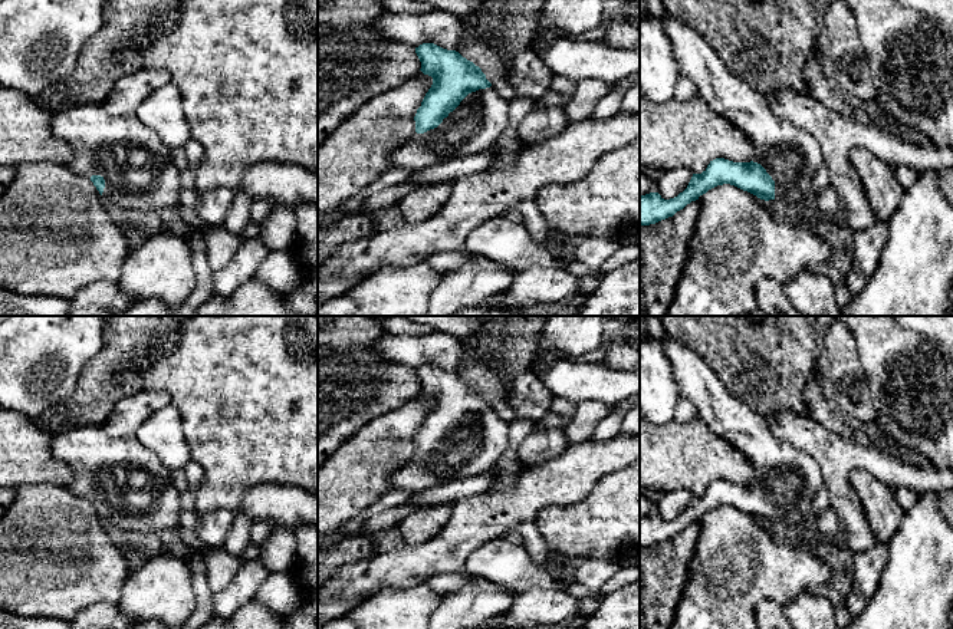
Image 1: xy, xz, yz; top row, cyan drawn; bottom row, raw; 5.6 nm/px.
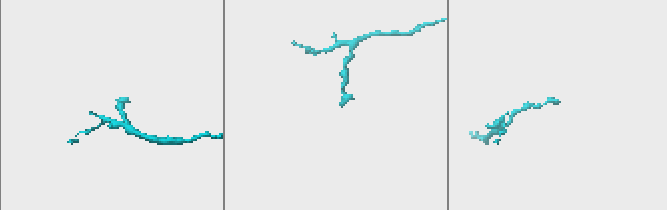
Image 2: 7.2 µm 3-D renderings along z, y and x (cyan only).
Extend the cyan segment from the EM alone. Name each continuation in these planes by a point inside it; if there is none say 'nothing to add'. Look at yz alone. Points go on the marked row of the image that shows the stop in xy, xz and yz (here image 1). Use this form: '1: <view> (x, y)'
1: yz (791, 157)

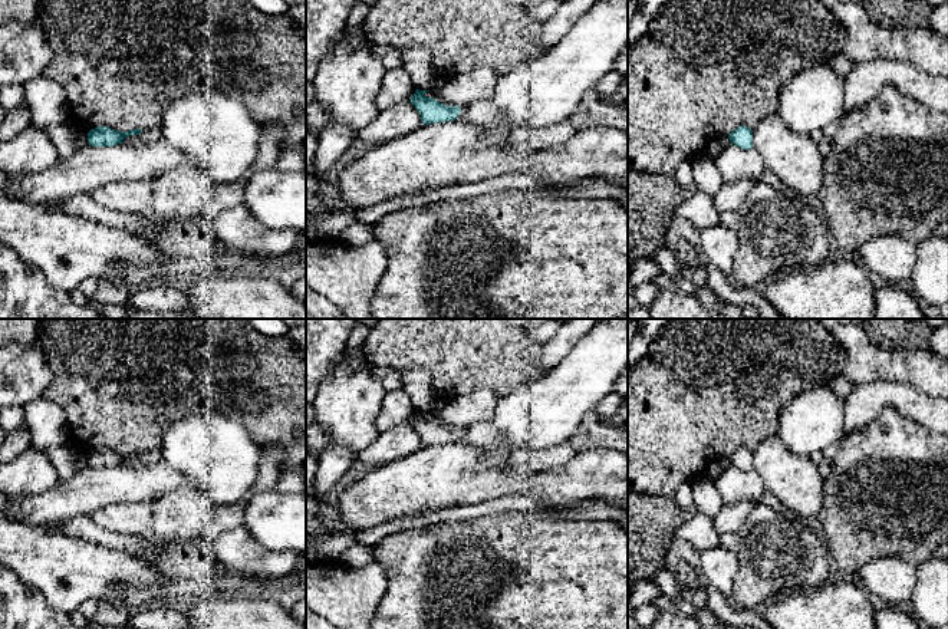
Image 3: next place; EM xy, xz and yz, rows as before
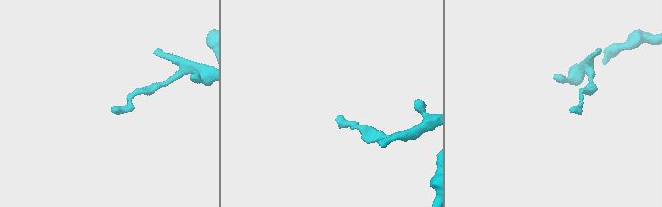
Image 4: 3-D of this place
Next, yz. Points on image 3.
nothing to add

